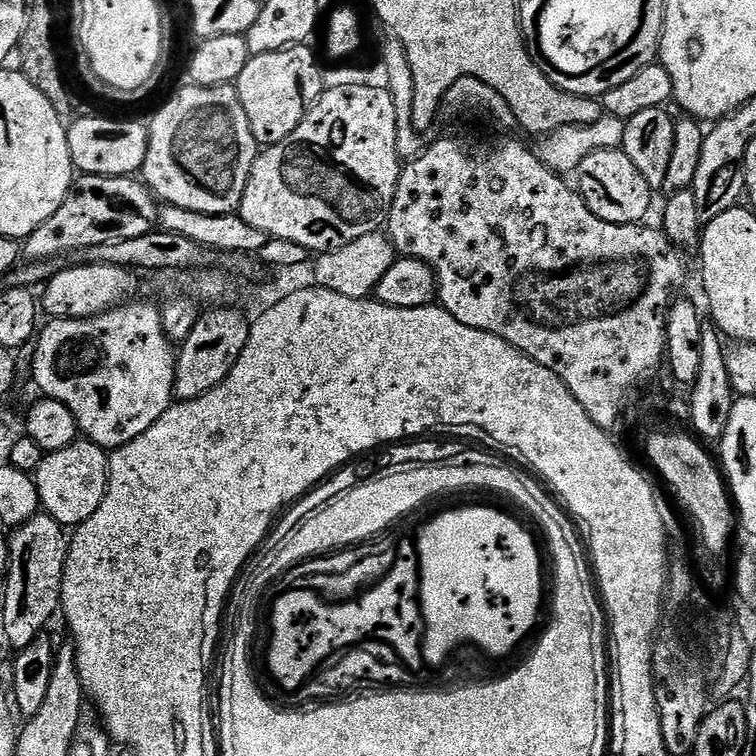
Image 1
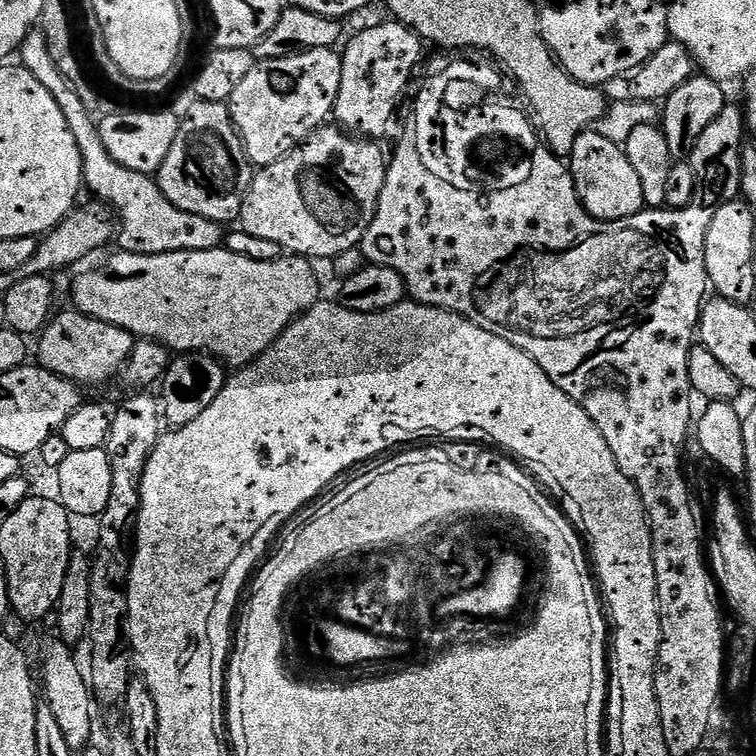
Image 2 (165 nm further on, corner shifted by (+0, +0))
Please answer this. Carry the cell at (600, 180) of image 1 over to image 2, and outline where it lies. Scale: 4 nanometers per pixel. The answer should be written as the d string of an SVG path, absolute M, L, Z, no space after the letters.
M594 130L581 132L574 142L570 171L580 203L594 218L621 220L638 214L645 207L642 182L638 182L638 173L630 166L630 158L626 158L623 147L610 142L610 138L602 138L602 134Z

